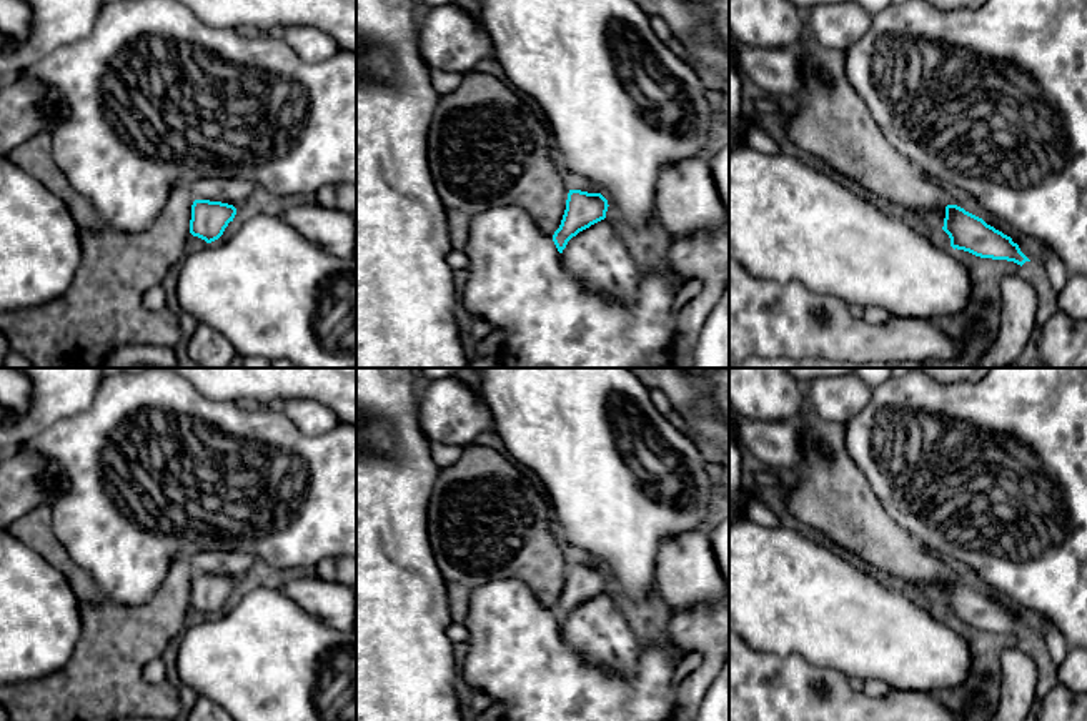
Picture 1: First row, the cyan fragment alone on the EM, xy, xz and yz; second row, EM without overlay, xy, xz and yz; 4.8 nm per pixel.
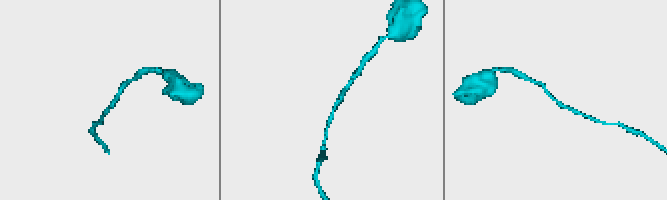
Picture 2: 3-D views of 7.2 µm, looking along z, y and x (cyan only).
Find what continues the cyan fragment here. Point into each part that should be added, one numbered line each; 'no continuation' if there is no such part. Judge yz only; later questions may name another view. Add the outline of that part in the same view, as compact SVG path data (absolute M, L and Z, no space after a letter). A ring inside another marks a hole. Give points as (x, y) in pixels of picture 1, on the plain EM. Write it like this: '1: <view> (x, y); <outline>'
1: yz (831, 495); M807 396L796 420L802 430L802 463L794 471L797 481L786 486L789 513L824 533L846 553L859 556L872 571L891 573L916 588L921 598L942 603L946 579L957 576L887 515L866 476L846 451L846 425L822 420Z

